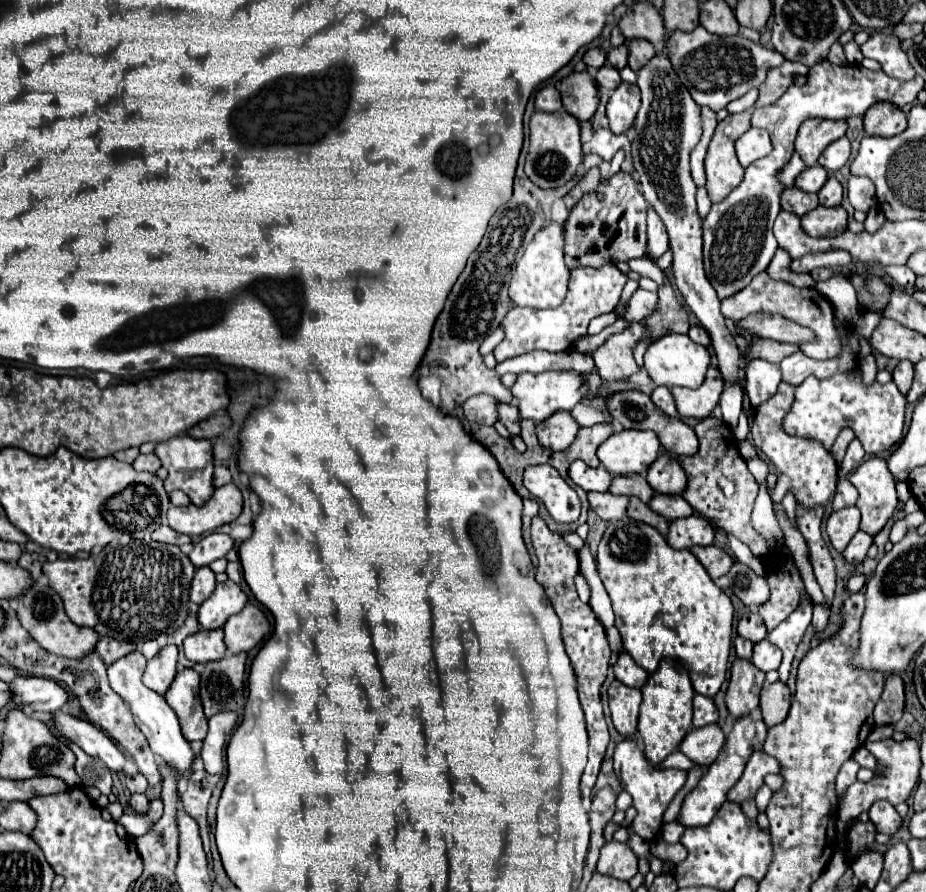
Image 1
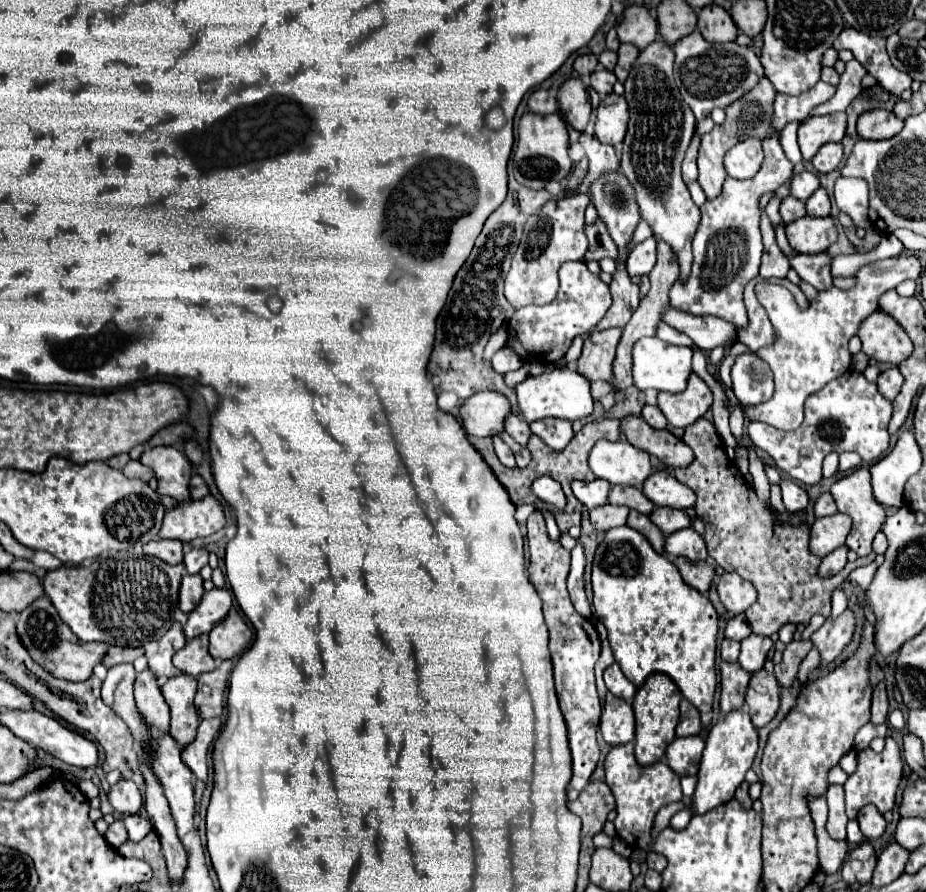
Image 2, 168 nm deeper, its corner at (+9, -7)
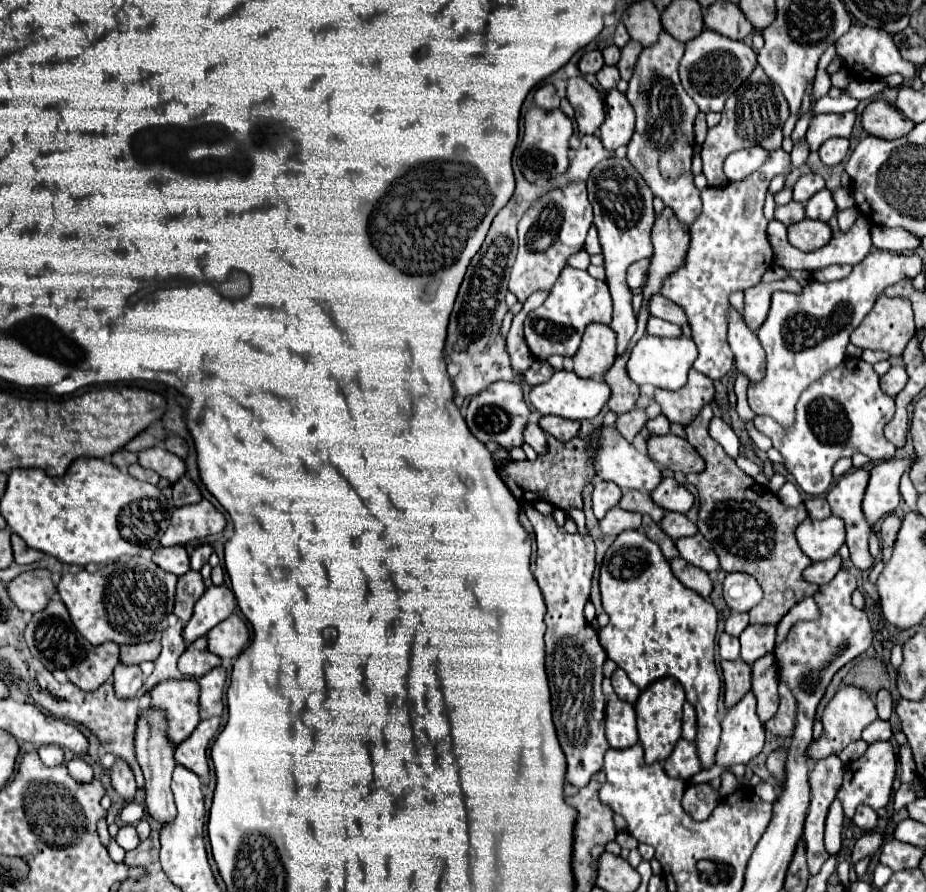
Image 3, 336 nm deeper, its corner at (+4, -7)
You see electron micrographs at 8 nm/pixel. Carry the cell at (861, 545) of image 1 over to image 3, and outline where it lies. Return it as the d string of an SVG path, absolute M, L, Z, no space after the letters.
M835 555L827 561L819 561L819 563L813 563L811 567L807 567L807 571L803 573L803 577L809 581L809 583L815 583L815 585L825 585L829 583L841 569L841 557Z

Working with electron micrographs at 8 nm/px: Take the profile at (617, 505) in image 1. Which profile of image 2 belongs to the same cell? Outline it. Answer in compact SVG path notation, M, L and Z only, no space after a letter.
M606 503L606 505L590 511L590 521L596 531L610 531L618 525L626 525L628 513L630 513L628 507L618 507L618 505Z

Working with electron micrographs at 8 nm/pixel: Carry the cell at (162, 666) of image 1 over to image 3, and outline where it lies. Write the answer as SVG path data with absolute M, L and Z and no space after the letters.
M147 707L139 719L137 719L137 729L135 729L135 755L137 761L141 765L141 771L145 775L145 803L147 803L147 811L149 815L159 823L159 825L169 825L173 823L177 809L173 803L173 795L171 795L171 773L175 767L175 743L169 739L167 735L167 715L163 713L163 709L155 709L155 707Z

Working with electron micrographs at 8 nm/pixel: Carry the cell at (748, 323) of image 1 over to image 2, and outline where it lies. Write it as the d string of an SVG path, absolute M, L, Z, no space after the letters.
M674 307L666 309L666 315L662 315L662 321L670 327L682 331L688 335L696 347L704 351L712 351L718 345L724 345L728 339L732 339L738 331L732 323L718 319L718 317L698 317L684 311L678 311Z

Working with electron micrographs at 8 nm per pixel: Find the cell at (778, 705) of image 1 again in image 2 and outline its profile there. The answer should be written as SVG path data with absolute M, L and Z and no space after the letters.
M756 671L746 689L746 705L752 723L760 729L770 723L780 707L780 691L772 673Z

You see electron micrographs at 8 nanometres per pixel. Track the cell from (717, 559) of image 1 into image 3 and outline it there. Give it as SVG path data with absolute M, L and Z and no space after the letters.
M675 557L671 561L671 571L675 573L675 577L689 589L697 591L701 597L709 597L709 593L713 591L713 583L709 579L709 575L705 571L699 571L699 567L691 567L691 563L683 561L681 557Z

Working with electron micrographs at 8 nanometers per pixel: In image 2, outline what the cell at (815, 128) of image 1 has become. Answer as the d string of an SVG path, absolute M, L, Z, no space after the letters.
M832 113L824 117L810 117L800 123L798 145L804 159L812 159L816 151L830 141L842 141L846 133L846 113Z

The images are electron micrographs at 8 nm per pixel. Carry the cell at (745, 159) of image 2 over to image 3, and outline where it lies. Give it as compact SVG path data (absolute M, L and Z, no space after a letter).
M763 147L735 151L725 159L725 175L729 181L741 181L749 177L753 171L757 171L763 163L767 163L767 159L769 151L765 151Z

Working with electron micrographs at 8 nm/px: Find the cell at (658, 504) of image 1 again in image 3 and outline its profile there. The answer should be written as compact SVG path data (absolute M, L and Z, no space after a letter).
M665 513L659 525L671 539L689 537L697 533L697 525L685 513Z

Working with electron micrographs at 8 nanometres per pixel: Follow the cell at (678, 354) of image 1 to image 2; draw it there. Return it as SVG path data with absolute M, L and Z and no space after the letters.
M642 337L634 343L632 349L632 375L634 385L640 391L658 389L668 393L680 393L686 389L688 375L692 373L692 349L690 347L676 347L660 341L658 337Z

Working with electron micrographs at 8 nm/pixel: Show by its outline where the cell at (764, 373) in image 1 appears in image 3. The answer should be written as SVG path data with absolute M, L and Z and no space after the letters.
M735 309L729 311L729 333L731 351L735 355L735 367L749 383L759 383L765 377L765 351L753 331L743 323Z

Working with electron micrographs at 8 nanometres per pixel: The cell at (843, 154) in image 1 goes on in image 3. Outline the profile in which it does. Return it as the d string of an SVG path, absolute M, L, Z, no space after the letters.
M835 137L835 139L829 139L825 141L821 147L819 147L819 157L825 165L833 167L833 165L839 165L845 155L849 151L849 141L847 139L841 139L841 137Z

